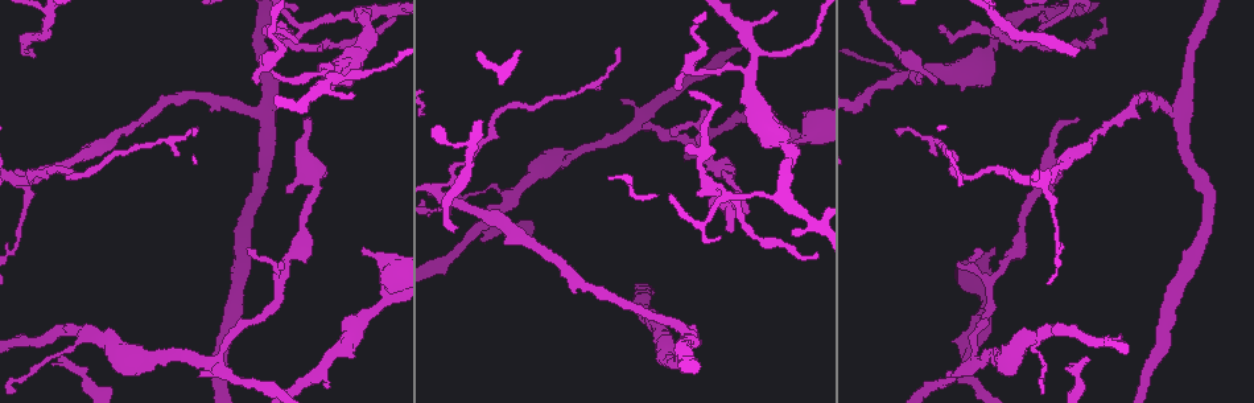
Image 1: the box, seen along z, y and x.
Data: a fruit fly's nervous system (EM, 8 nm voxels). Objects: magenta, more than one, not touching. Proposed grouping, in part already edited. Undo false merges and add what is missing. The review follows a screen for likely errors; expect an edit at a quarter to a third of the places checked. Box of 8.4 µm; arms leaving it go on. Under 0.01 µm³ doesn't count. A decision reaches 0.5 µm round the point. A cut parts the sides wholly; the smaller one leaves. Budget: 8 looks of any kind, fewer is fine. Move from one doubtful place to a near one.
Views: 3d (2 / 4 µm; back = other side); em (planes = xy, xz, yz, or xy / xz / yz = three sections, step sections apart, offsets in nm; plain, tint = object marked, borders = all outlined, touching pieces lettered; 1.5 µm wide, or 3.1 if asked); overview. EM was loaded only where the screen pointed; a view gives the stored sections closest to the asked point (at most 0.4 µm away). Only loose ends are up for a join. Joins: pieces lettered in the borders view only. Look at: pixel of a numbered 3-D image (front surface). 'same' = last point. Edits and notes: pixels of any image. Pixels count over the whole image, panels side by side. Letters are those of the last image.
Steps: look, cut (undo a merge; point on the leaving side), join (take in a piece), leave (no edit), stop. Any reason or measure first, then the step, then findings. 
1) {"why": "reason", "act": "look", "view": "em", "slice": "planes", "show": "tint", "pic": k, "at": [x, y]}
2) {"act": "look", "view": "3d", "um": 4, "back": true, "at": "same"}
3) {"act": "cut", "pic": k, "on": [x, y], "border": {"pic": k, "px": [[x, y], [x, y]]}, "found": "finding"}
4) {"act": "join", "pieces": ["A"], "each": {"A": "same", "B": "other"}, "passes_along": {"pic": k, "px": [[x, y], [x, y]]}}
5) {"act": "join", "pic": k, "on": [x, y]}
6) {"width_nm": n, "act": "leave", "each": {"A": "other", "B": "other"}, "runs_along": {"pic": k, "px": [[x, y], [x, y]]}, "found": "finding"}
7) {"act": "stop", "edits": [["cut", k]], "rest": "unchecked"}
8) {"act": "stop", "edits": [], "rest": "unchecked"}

{"act": "look", "view": "3d", "um": 2, "pic": 1, "at": [80, 177]}

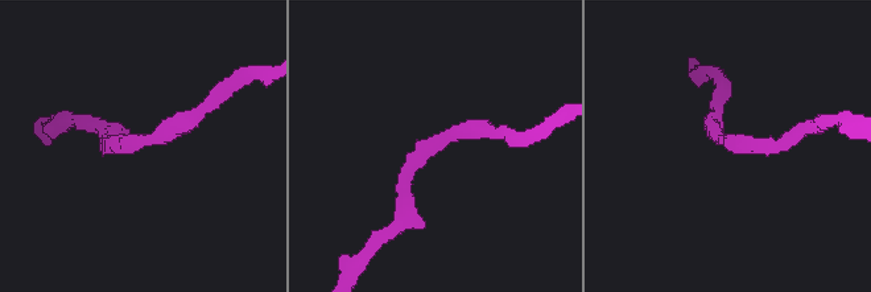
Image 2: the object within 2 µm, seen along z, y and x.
{"why": "need the tissue", "act": "look", "view": "em", "slice": "yz", "step": 8, "show": "borders", "pic": 2, "at": [147, 143]}

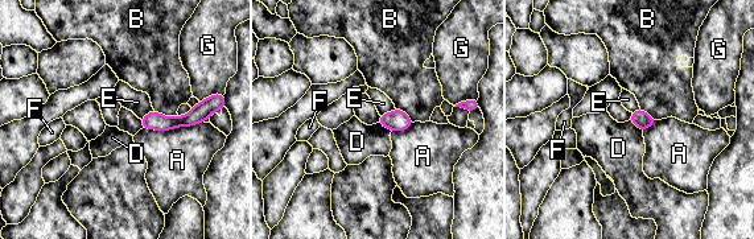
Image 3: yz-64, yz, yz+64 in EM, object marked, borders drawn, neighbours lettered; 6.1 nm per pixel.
{"act": "leave", "each": {"A": "other", "B": "other", "D": "other", "E": "other", "F": "other", "G": "other"}, "border": {"pic": 3, "px": [[629, 120], [642, 131]]}, "found": "all the same neuron"}

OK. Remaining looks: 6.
{"why": "an open end", "act": "look", "view": "3d", "um": 4, "pic": 1, "at": [1074, 55]}

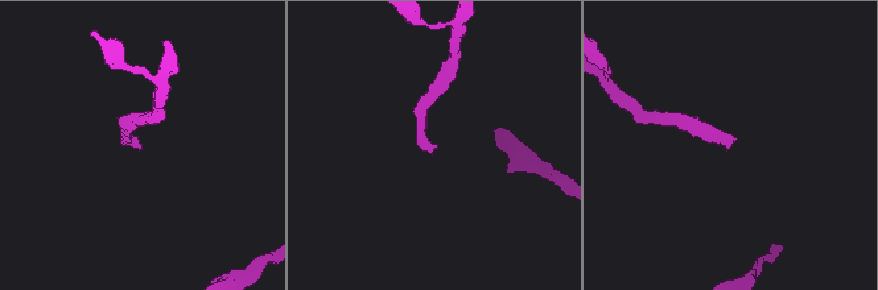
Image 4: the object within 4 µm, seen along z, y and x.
{"act": "look", "view": "em", "slice": "yz", "step": 8, "show": "tint", "pic": 4, "at": [142, 146]}

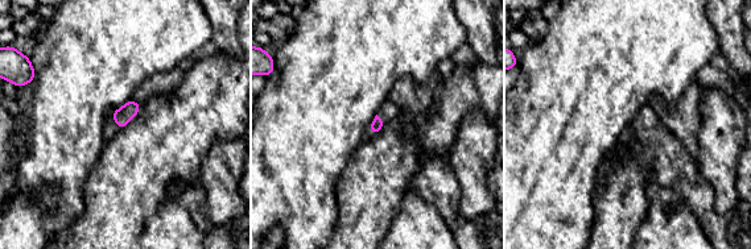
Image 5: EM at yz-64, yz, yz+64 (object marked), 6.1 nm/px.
{"why": "another direction", "act": "look", "view": "em", "slice": "planes", "show": "borders", "at": "same"}

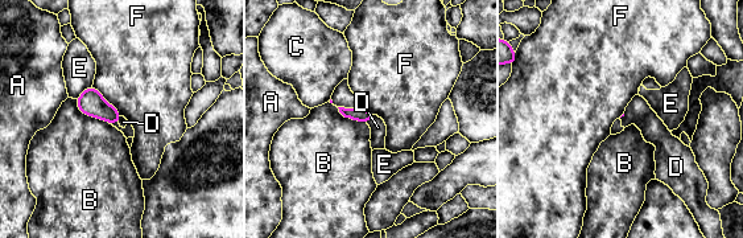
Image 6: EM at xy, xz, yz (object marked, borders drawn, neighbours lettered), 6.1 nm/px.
{"act": "join", "pieces": ["D"], "each": {"A": "other", "B": "other", "C": "other", "D": "same", "E": "other", "F": "other"}, "passes_along": {"pic": 6, "px": [[356, 114], [371, 118], [378, 127]]}, "found": "the neuron continues"}

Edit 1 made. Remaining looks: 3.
{"why": "tapers out", "act": "look", "view": "em", "slice": "xz", "step": 4, "show": "tint", "pic": 1, "at": [728, 232]}

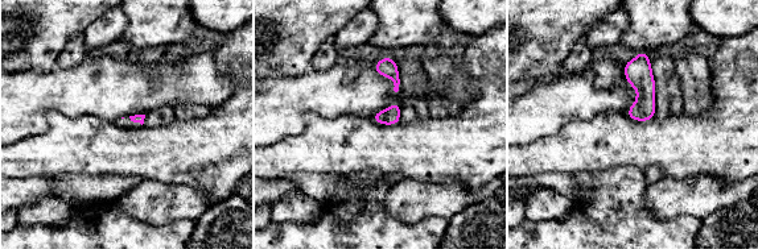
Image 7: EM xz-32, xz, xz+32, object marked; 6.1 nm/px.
{"act": "look", "view": "em", "slice": "planes", "show": "borders", "at": "same"}

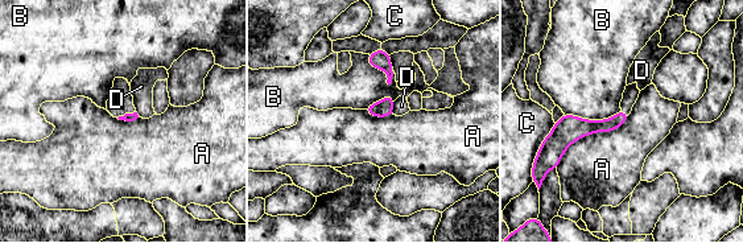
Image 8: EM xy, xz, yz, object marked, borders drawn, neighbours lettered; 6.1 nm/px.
{"longest_contact_nm": ["A", 550], "act": "leave", "each": {"A": "other", "B": "other", "C": "other", "D": "other"}, "runs_along": {"pic": 8, "px": [[624, 116], [552, 139]]}, "found": "no lettered piece goes on from it"}

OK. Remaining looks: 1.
{"act": "stop", "edits": [["join", 6]], "rest": "unchecked"}

